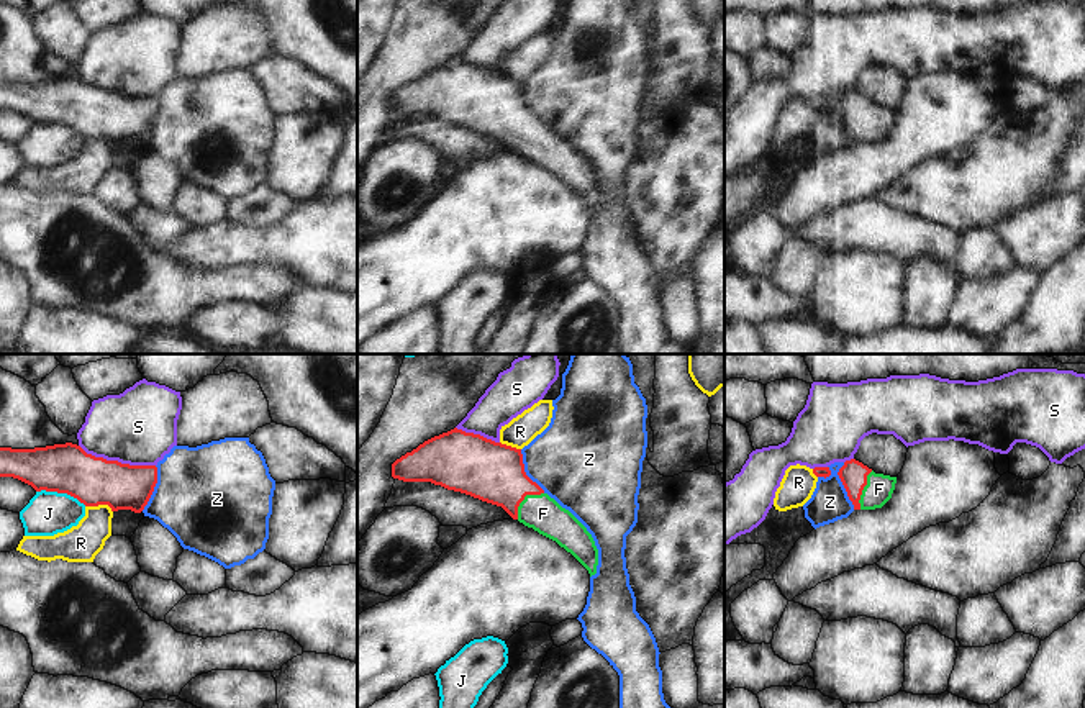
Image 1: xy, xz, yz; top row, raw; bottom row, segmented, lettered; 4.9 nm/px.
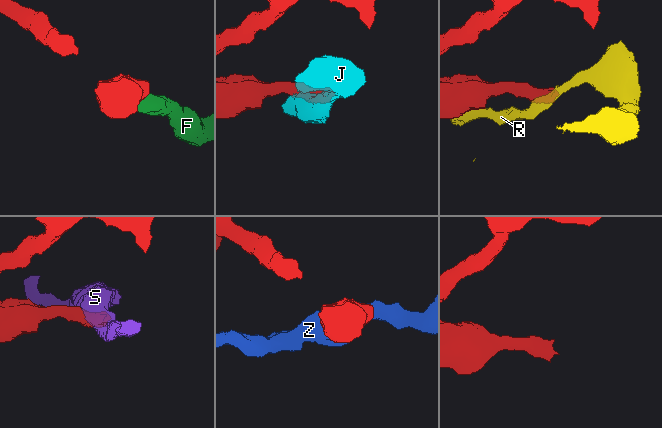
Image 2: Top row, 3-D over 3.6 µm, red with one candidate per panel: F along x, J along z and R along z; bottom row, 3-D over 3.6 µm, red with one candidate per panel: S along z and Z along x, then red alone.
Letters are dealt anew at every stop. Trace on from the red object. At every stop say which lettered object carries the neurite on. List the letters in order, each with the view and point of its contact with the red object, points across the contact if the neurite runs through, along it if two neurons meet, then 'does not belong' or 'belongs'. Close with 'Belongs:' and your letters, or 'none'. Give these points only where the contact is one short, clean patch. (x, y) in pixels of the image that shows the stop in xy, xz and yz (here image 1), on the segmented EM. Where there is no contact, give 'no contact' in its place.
F: contact xz (523, 499); way xz (494, 472), (523, 499), (543, 513); belongs
J: contact xy (61, 492); border xy (36, 490), (66, 492), (86, 505); does not belong
R: contact xy (100, 503); does not belong
S: contact xy (117, 461); border xy (79, 444), (87, 453), (107, 459), (154, 466); does not belong
Z: contact yz (843, 484); border yz (843, 462), (838, 477), (854, 508); does not belong
Belongs: F

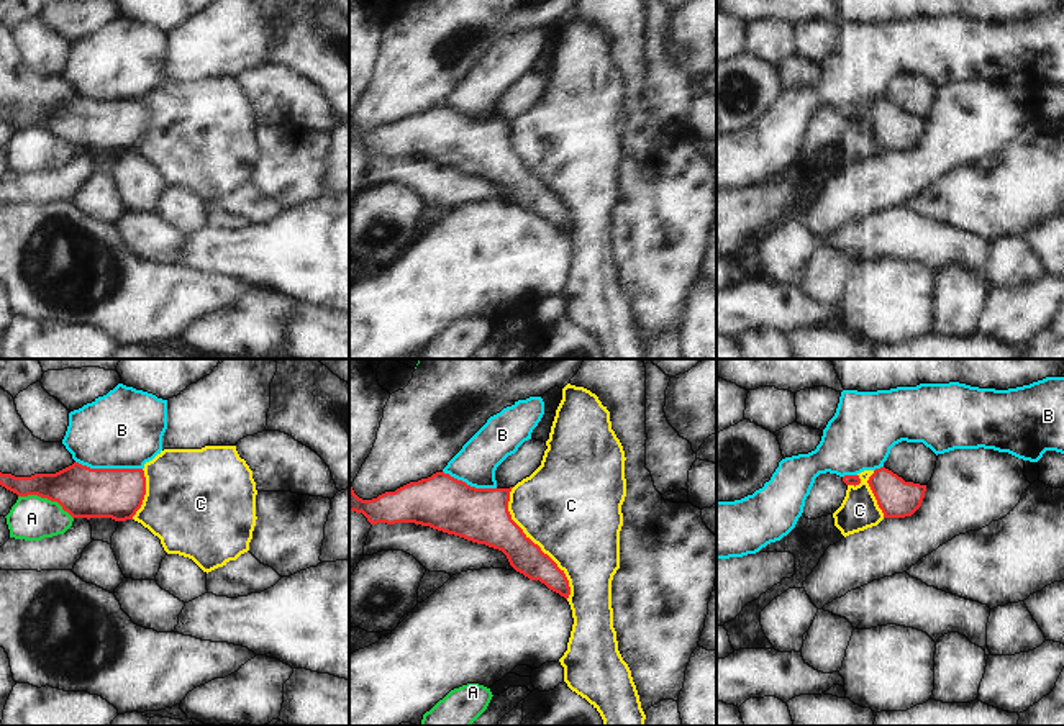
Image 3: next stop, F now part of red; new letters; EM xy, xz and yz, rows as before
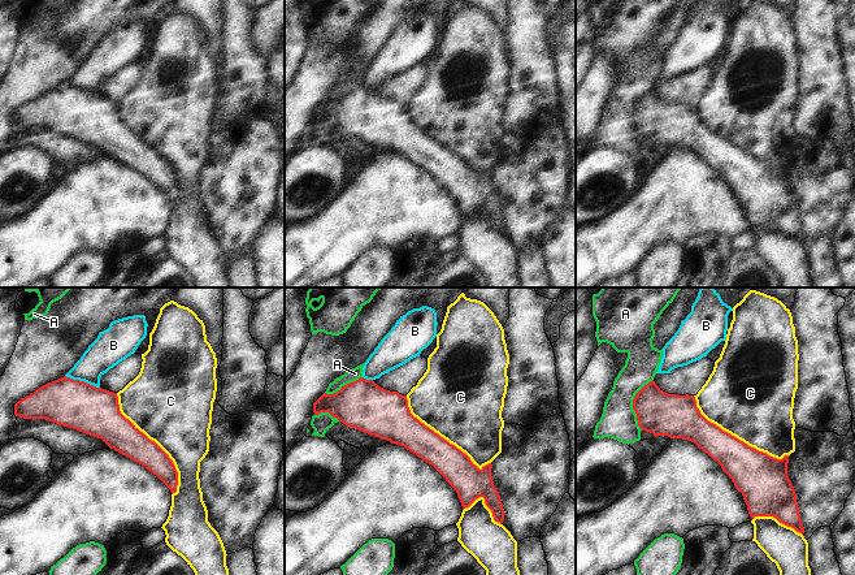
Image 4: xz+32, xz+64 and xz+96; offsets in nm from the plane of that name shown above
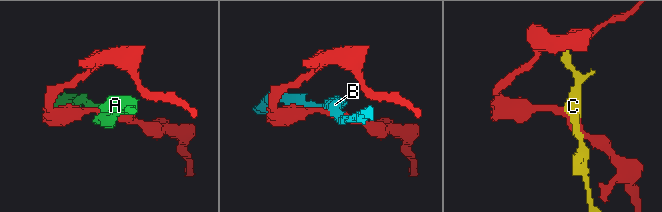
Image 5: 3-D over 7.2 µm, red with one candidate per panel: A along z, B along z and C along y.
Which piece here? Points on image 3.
A: contact xy (46, 497); border xy (18, 495), (40, 495), (54, 500), (72, 518); does not belong
B: contact xy (109, 469); border xy (76, 461), (90, 467), (141, 469); does not belong
C: contact xz (533, 543); does not belong
Belongs: none

